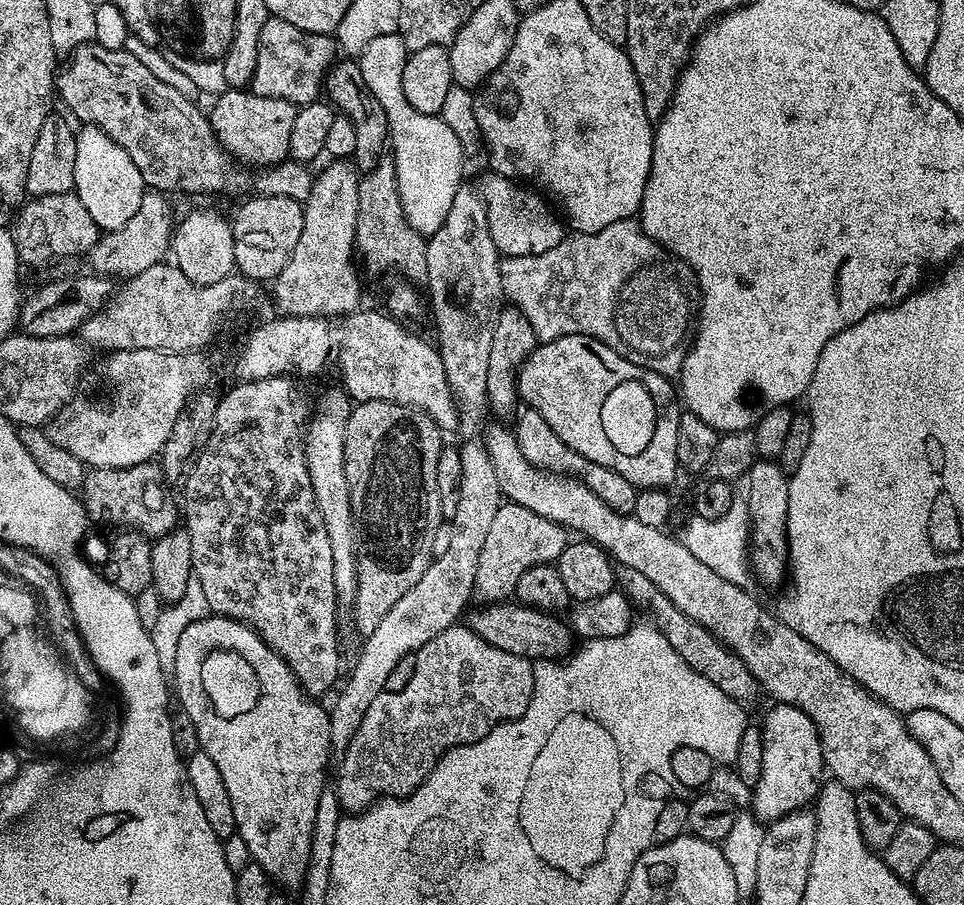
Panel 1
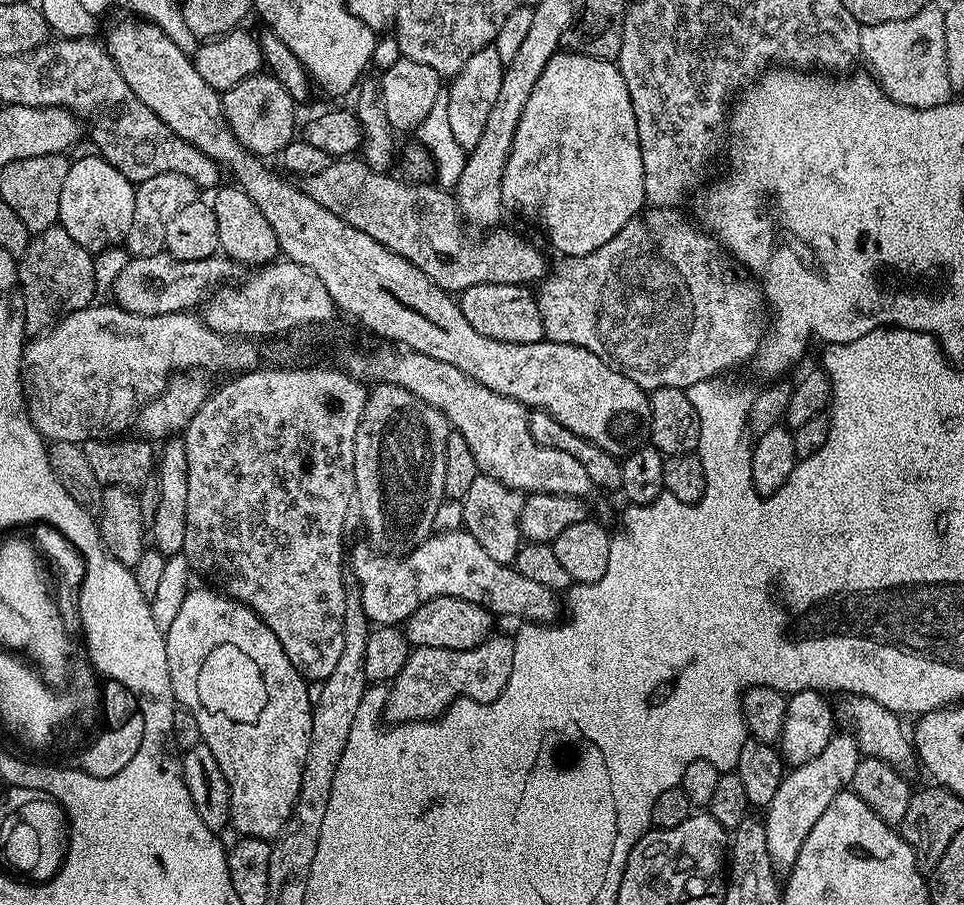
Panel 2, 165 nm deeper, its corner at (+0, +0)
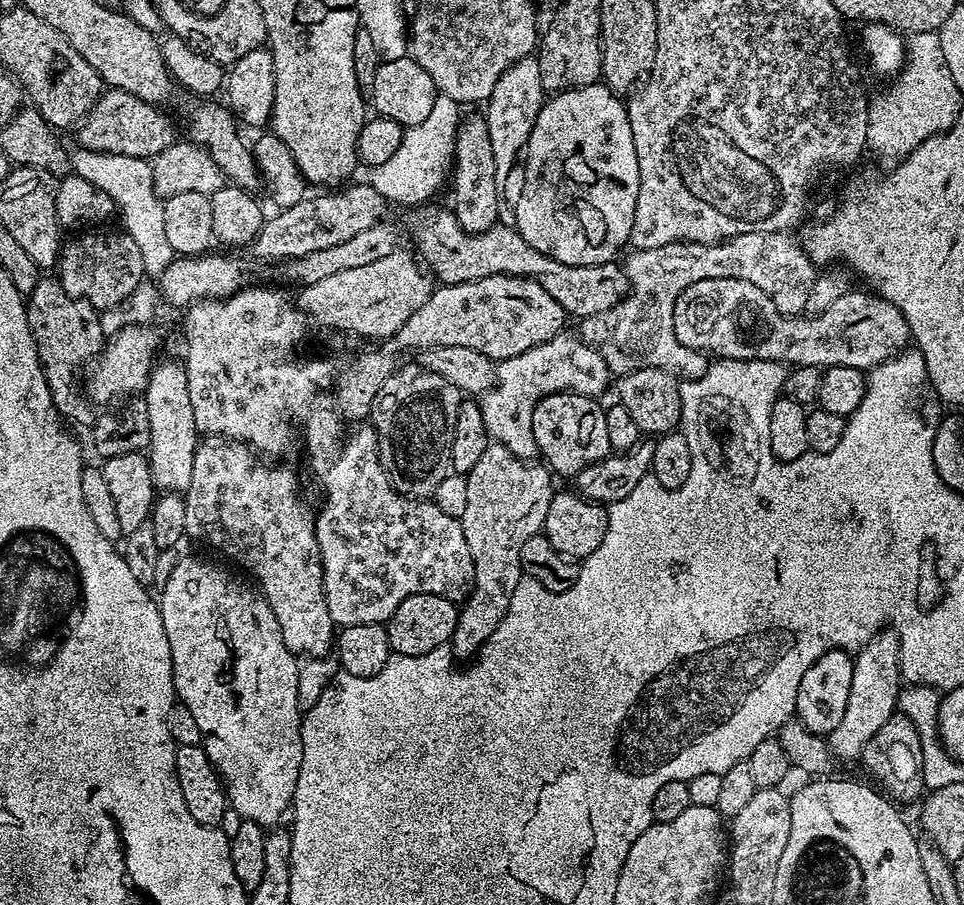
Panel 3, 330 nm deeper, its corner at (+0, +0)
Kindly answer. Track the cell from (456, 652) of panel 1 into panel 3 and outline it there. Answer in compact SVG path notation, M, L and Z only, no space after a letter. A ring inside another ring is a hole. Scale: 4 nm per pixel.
M489 443L474 470L466 475L466 514L458 519L466 546L470 546L474 574L472 587L460 608L458 626L450 641L453 657L475 657L487 645L490 634L503 624L506 610L512 607L512 593L522 583L522 542L531 536L541 535L546 510L554 495L553 473L543 463L519 460L505 444Z

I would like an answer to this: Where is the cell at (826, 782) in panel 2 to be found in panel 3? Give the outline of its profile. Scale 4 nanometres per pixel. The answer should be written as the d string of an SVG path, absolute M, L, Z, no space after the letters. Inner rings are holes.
M881 630L872 639L865 643L864 647L855 653L852 661L852 677L850 678L850 698L846 701L846 711L842 714L842 722L834 726L834 730L827 733L826 739L833 757L844 760L859 761L864 755L866 742L890 722L890 718L897 715L897 704L902 689L902 665L900 663L900 637L891 630Z

